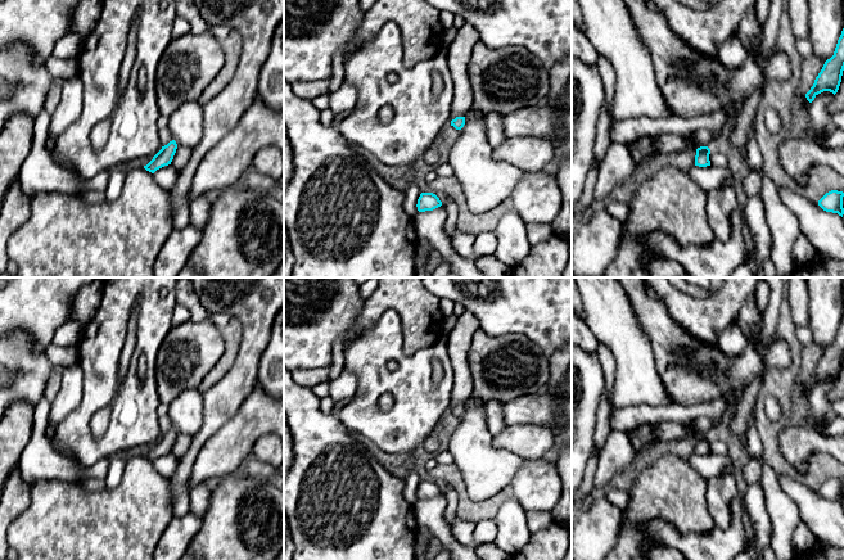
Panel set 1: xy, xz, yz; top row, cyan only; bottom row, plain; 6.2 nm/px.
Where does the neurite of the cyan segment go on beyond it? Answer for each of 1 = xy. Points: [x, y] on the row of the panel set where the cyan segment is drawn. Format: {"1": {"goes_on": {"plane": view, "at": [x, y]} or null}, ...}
{"1": {"goes_on": null}}

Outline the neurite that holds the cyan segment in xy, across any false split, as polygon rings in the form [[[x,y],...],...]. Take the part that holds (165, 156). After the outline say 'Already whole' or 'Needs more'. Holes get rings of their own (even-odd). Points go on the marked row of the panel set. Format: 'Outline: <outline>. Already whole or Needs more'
Outline: [[[175,140],[170,141],[167,145],[162,146],[162,149],[153,157],[153,159],[146,166],[144,166],[144,168],[154,173],[157,170],[171,164],[176,149],[177,149],[176,141]]]. Already whole

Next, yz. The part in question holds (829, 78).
Outline: [[[844,28],[838,40],[834,55],[825,62],[821,72],[814,80],[813,86],[805,94],[807,100],[812,103],[814,98],[823,91],[830,91],[835,95],[841,82],[843,71],[844,71]]]. Already whole

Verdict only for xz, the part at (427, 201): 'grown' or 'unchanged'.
unchanged

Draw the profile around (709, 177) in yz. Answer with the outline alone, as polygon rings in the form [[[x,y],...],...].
[[[712,164],[707,167],[692,166],[687,172],[691,179],[707,191],[723,185],[734,188],[734,177],[728,167],[721,168]]]

